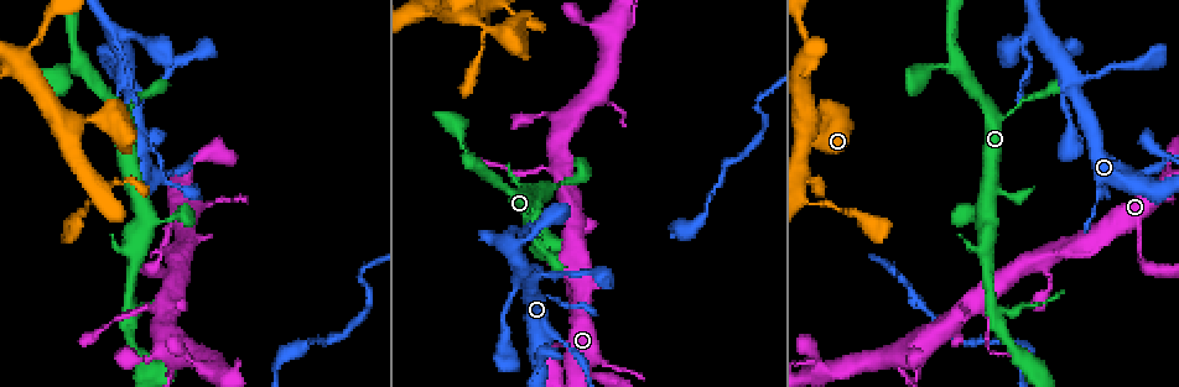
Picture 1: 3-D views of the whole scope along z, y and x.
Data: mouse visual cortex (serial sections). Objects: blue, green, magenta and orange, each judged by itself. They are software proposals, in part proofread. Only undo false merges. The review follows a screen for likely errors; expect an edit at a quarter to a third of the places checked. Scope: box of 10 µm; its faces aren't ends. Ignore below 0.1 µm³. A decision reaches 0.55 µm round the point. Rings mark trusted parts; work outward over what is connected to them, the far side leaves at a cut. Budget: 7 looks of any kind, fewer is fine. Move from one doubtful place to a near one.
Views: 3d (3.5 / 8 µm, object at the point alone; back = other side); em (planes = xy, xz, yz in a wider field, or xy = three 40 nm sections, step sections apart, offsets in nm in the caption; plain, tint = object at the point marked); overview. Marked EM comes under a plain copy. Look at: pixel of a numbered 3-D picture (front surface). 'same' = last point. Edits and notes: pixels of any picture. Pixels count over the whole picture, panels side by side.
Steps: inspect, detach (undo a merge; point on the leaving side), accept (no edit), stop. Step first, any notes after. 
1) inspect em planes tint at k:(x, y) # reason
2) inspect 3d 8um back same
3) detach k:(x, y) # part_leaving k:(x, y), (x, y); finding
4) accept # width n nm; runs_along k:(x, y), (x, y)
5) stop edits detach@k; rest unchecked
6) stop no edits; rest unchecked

inspect 3d 3.5um at 1:(567, 346) # sudden change in width

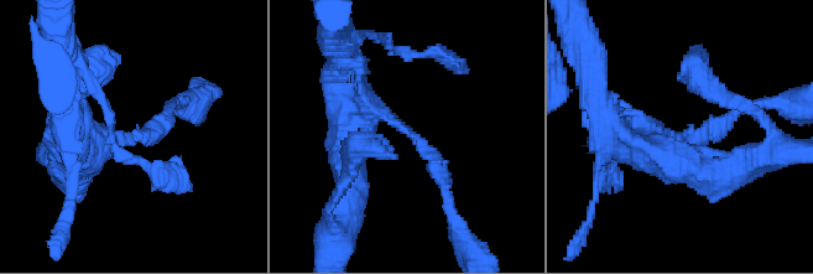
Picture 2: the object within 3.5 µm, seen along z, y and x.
inspect em planes tint at 2:(408, 131) # arm_widths 250, 450 nm

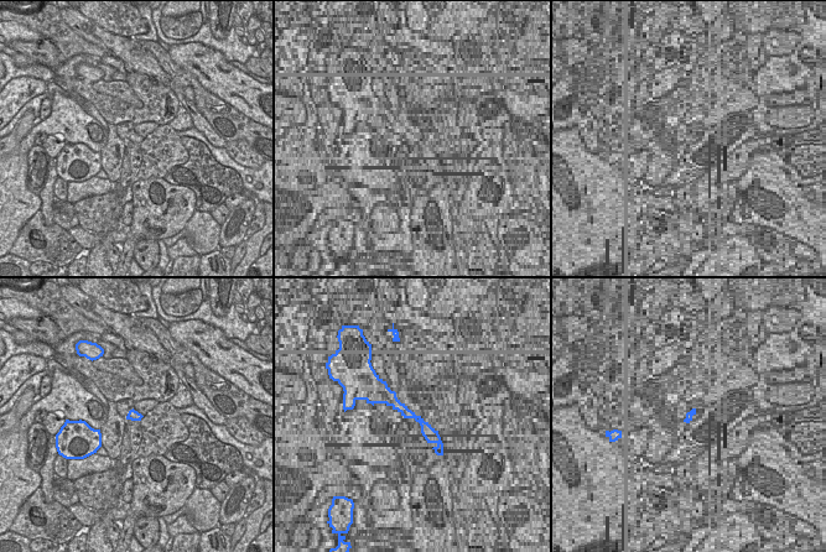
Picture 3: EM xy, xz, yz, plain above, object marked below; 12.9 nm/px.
inspect em xy step 3 tint same

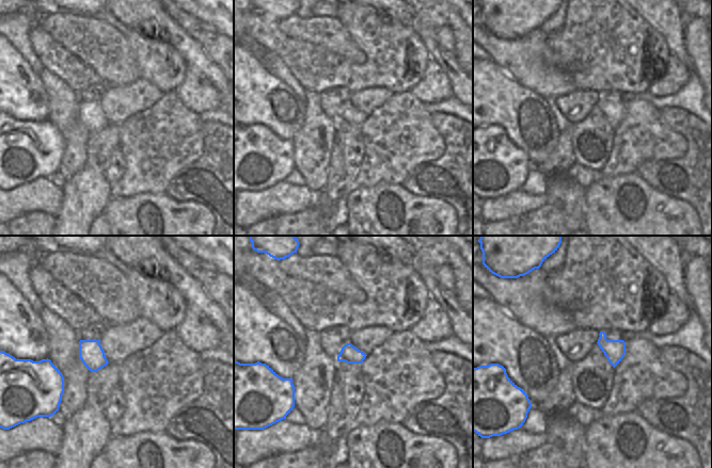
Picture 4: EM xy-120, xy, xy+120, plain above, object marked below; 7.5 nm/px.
accept # runs_along 2:(349, 88), (436, 159), (447, 194); continuous, no second cell

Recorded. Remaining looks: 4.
inspect 3d 3.5um back at 1:(1080, 135) # a narrow waist

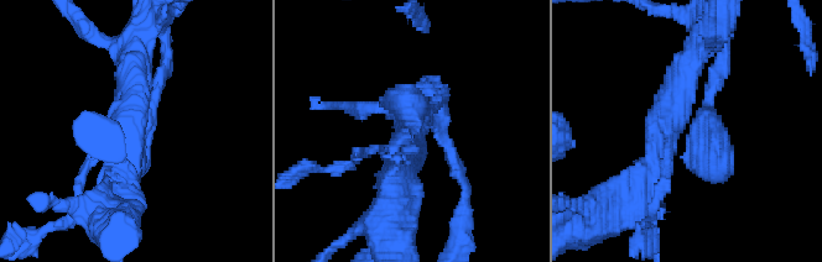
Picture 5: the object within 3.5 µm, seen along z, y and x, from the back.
inspect em xy step 2 tint at 5:(131, 124) # shape alone is not enough

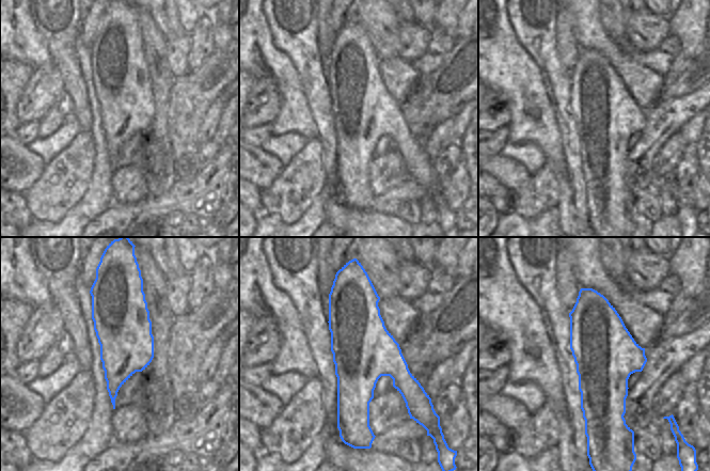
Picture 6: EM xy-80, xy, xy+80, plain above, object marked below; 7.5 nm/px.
accept # runs_along 5:(649, 177), (665, 120), (706, 131), (716, 181); continuous, no second cell

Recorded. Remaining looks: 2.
stop no edits; rest unchecked

